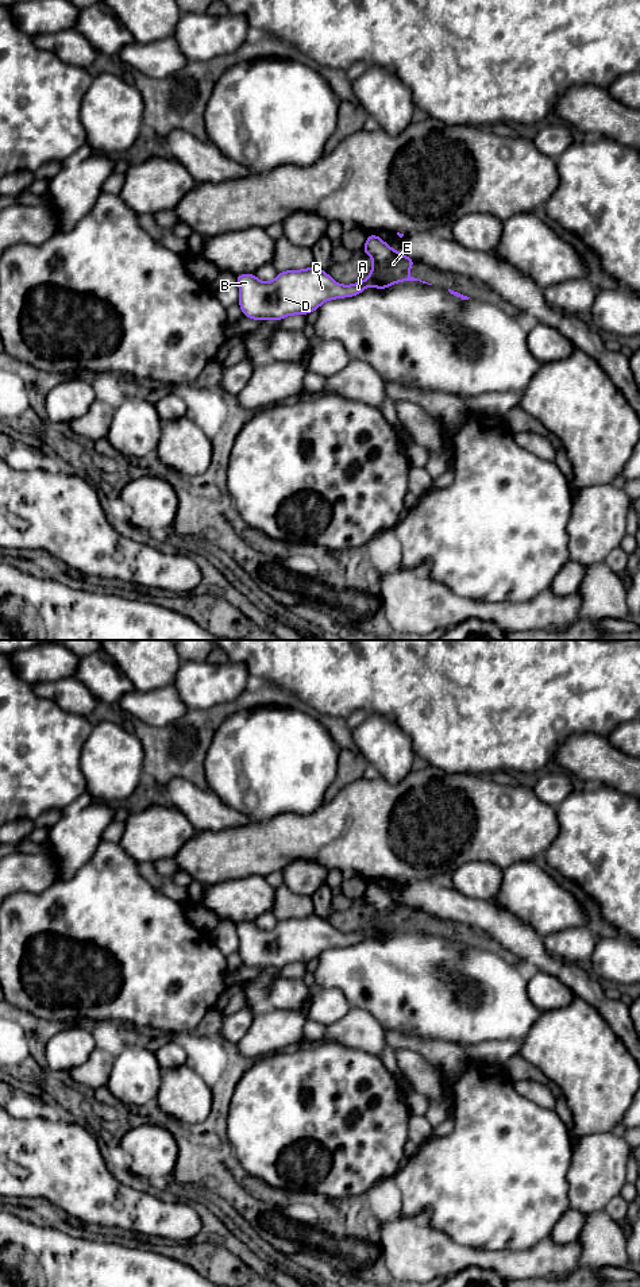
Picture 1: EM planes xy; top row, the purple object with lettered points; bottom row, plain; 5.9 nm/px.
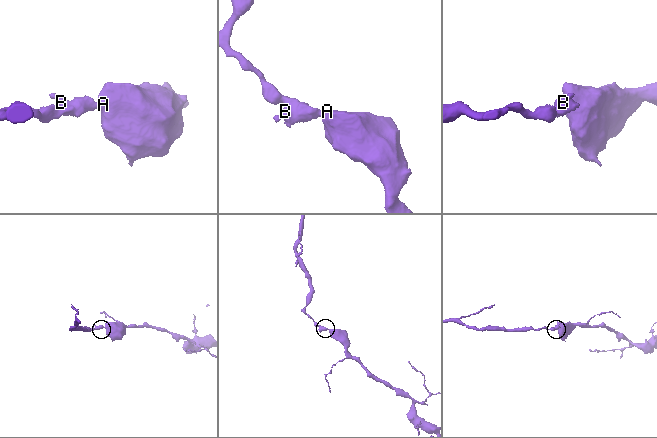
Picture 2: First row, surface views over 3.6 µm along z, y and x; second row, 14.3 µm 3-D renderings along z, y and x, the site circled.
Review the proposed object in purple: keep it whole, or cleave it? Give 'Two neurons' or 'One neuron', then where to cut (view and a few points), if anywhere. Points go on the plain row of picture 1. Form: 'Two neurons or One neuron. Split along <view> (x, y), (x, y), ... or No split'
One neuron. No split

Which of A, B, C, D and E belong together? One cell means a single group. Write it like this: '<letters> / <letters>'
A B C D E

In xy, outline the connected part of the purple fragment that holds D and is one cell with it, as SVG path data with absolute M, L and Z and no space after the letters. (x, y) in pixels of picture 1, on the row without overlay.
M367 883L363 901L374 908L371 922L366 928L347 935L339 933L327 922L327 920L320 918L316 914L305 918L288 918L278 921L271 930L259 929L254 922L239 922L236 924L240 940L238 952L240 953L243 963L248 967L273 967L279 970L289 963L306 963L316 959L324 949L343 947L346 944L354 945L363 940L367 935L386 937L392 932L397 932L400 929L420 929L423 932L428 932L408 922L408 918L417 909L393 898L377 883Z

